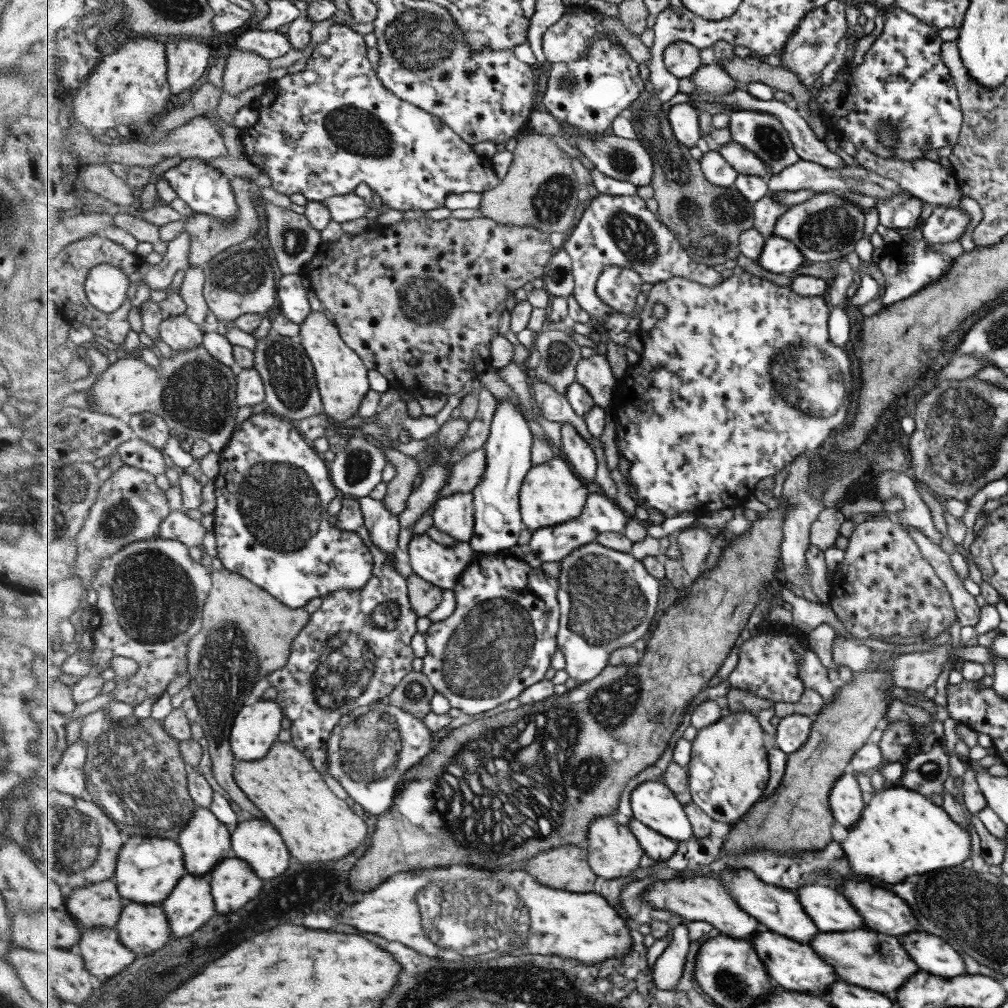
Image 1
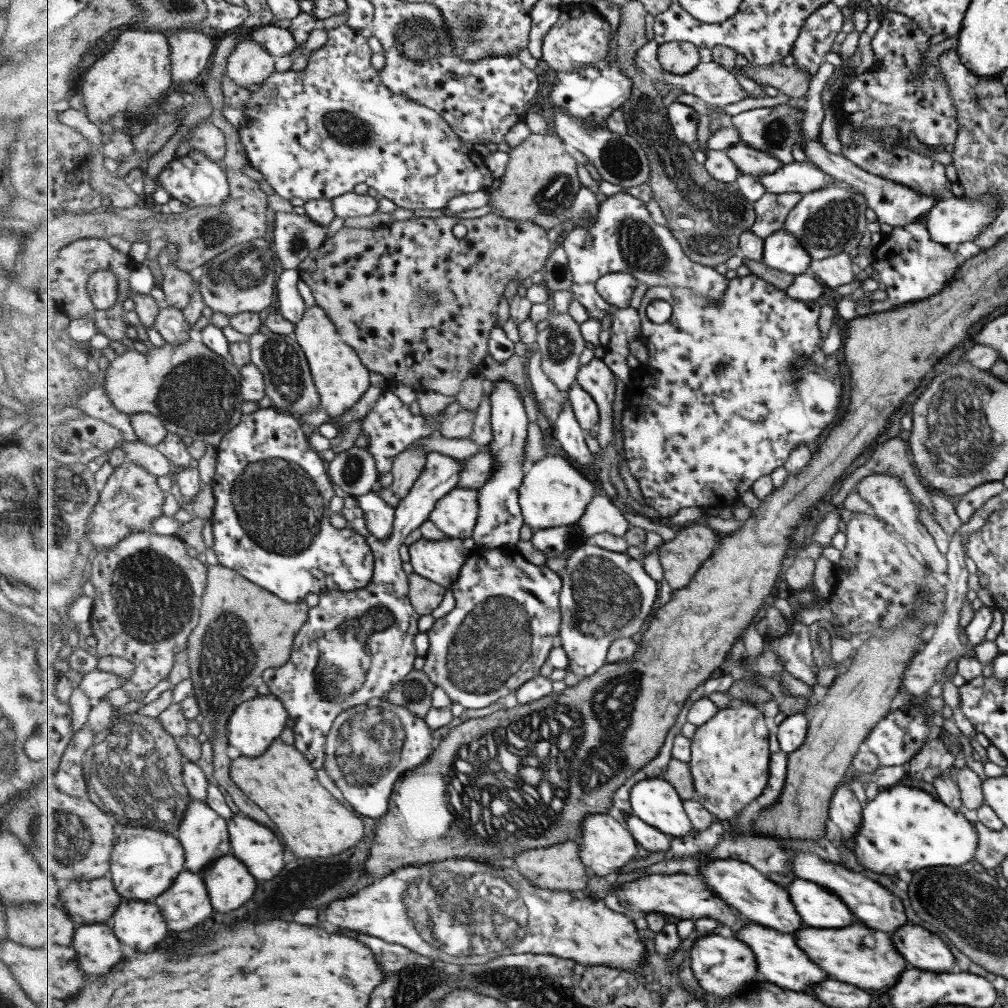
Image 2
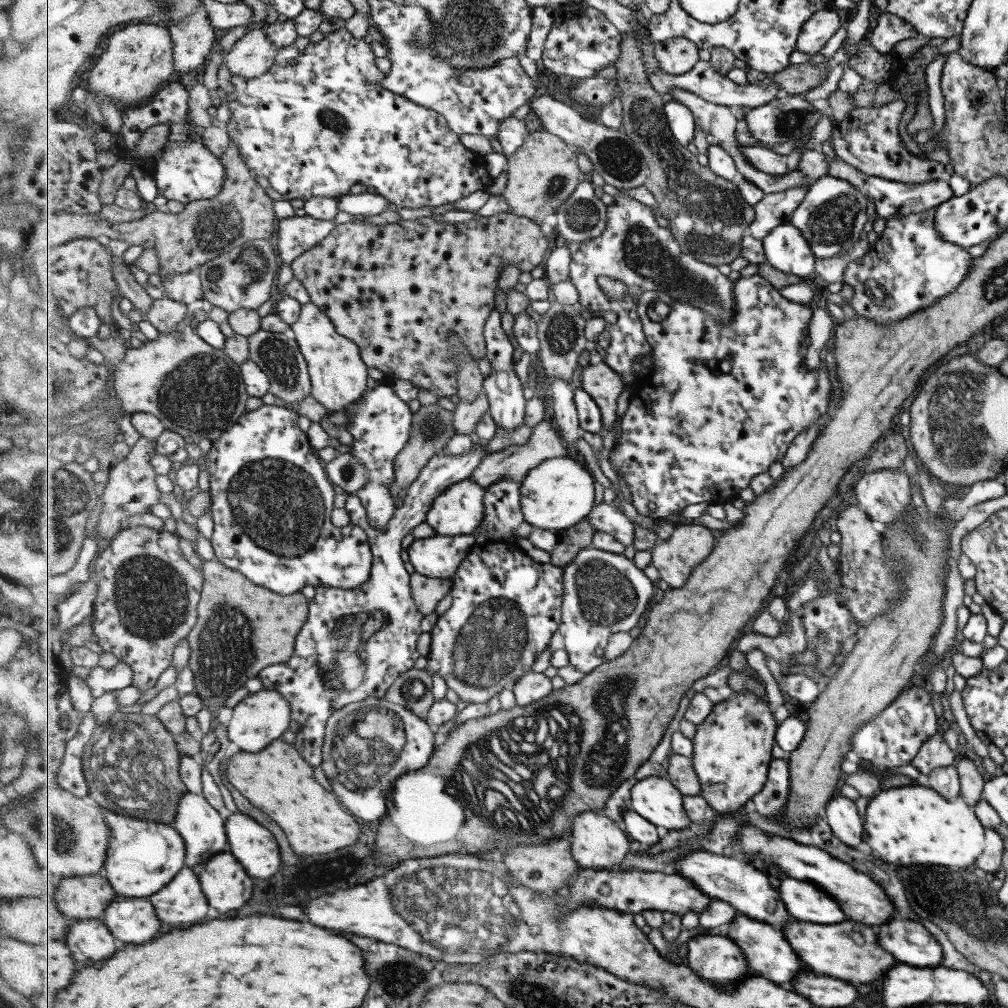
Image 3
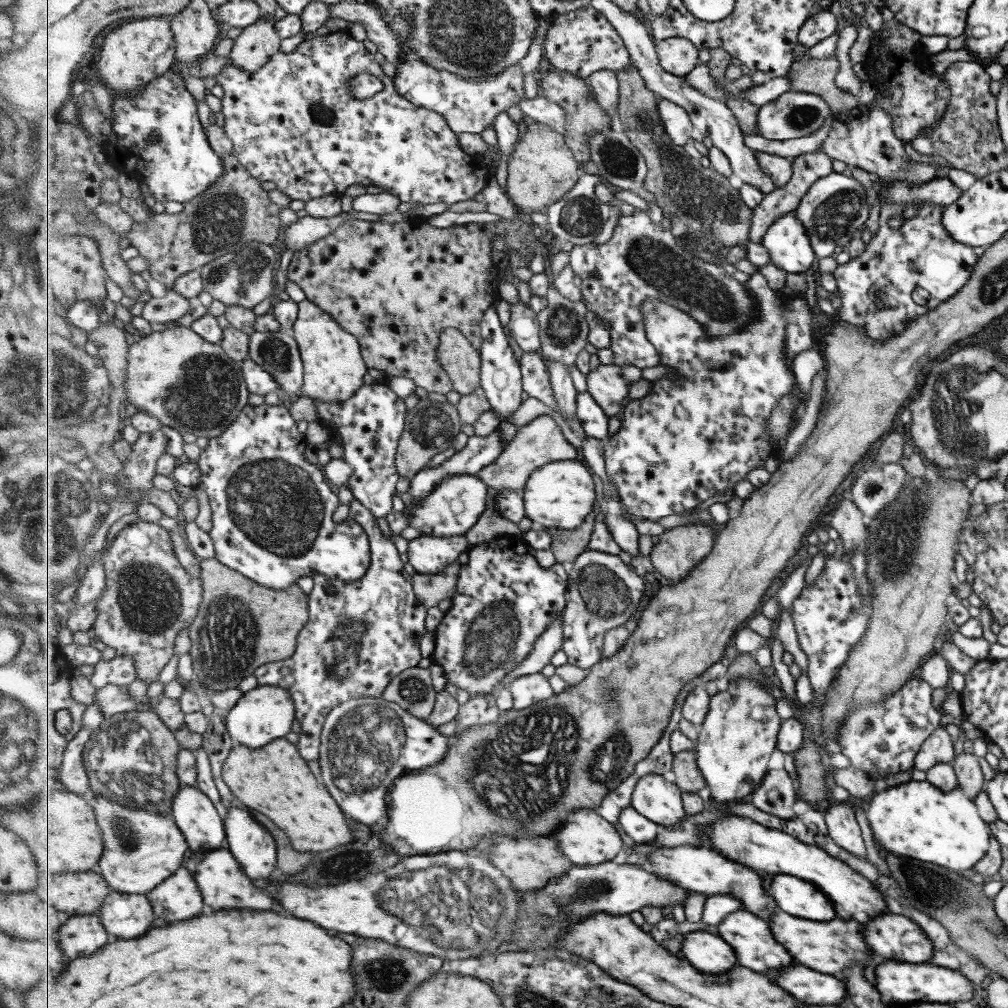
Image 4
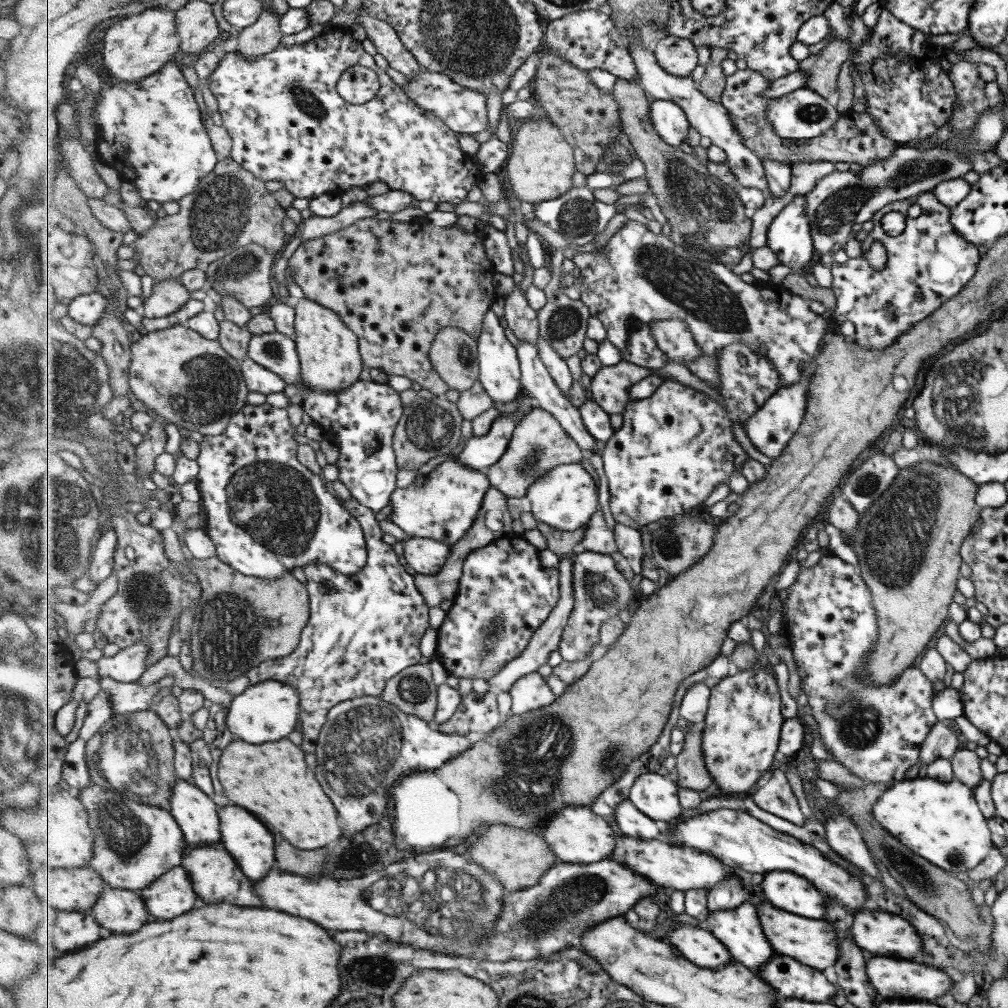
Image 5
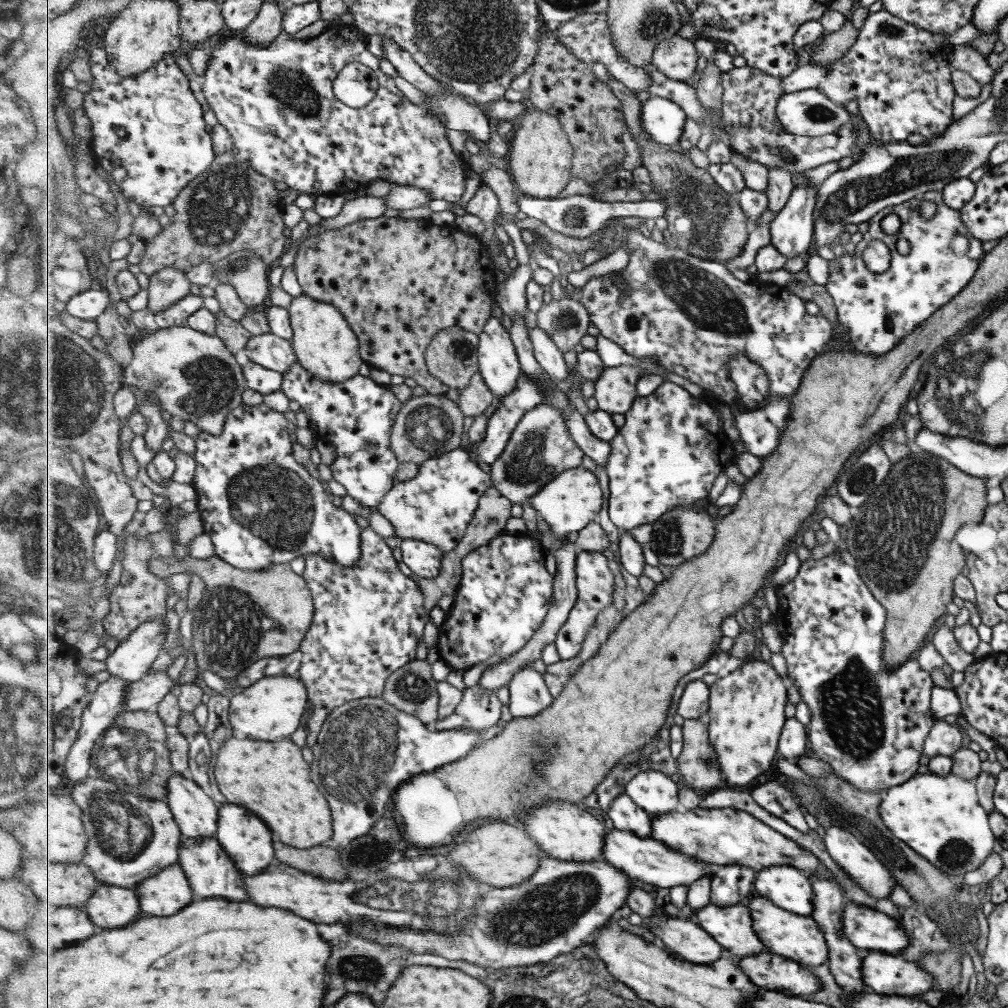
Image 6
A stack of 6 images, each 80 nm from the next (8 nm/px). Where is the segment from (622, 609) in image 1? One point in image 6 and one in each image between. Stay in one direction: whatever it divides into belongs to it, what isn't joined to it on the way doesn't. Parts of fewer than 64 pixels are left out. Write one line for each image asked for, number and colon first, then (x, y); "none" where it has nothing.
2: (606, 595)
3: (605, 593)
4: (603, 593)
5: (601, 591)
6: (595, 579)

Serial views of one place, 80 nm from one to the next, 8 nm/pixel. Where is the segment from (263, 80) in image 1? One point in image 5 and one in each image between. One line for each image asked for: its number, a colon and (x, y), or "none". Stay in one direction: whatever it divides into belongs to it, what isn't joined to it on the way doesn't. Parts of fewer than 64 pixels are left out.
2: (249, 63)
3: (251, 57)
4: (258, 44)
5: (265, 35)

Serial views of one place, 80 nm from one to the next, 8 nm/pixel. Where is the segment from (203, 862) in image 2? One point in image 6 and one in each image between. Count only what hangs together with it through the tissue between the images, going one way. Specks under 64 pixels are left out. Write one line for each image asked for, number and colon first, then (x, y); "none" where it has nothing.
3: (205, 831)
4: (196, 814)
5: (198, 816)
6: (195, 810)

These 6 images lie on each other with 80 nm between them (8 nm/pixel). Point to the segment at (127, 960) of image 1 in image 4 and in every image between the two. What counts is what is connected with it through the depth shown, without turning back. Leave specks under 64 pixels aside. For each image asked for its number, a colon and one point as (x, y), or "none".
2: (97, 946)
3: (91, 940)
4: (81, 936)

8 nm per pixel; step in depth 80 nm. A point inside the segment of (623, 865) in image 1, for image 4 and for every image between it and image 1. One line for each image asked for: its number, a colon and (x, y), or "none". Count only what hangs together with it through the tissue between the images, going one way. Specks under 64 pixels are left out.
2: (607, 845)
3: (598, 842)
4: (587, 838)

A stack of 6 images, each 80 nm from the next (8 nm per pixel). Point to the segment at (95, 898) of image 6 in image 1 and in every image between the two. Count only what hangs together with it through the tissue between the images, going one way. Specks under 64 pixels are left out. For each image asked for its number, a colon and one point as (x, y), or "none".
1: (144, 928)
2: (140, 924)
3: (134, 920)
4: (126, 915)
5: (118, 910)

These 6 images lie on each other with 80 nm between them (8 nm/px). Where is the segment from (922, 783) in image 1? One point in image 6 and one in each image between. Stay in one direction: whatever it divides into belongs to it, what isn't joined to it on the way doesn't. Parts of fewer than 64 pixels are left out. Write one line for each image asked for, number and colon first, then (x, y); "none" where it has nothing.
2: (933, 758)
3: (934, 752)
4: (937, 748)
5: (941, 741)
6: (943, 739)

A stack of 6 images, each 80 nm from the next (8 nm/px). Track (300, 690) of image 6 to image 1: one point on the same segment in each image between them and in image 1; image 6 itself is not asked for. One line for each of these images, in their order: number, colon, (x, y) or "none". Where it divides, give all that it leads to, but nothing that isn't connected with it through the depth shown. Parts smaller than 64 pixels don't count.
1: (257, 727)
2: (256, 724)
3: (260, 718)
4: (266, 713)
5: (269, 711)

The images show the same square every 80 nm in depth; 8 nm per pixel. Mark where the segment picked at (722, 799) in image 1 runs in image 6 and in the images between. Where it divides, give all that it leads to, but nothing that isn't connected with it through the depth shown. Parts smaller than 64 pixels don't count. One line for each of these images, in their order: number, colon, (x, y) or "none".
2: (731, 757)
3: (733, 749)
4: (740, 733)
5: (743, 726)
6: (746, 718)

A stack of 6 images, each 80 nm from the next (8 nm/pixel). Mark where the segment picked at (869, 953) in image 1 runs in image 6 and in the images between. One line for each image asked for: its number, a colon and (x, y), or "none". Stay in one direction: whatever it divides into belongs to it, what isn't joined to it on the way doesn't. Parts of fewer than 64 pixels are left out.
2: (864, 957)
3: (848, 950)
4: (828, 946)
5: (813, 942)
6: (799, 938)

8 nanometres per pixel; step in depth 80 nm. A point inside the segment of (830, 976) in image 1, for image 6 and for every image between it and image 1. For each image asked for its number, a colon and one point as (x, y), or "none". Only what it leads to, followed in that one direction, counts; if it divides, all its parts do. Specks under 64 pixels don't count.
2: (782, 961)
3: (770, 954)
4: (755, 943)
5: (740, 929)
6: (732, 926)

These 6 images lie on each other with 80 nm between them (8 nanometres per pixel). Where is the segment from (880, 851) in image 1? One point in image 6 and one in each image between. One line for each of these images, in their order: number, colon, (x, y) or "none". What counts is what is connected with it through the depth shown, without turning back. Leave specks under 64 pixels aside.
2: (904, 828)
3: (910, 824)
4: (914, 819)
5: (940, 822)
6: (938, 817)

